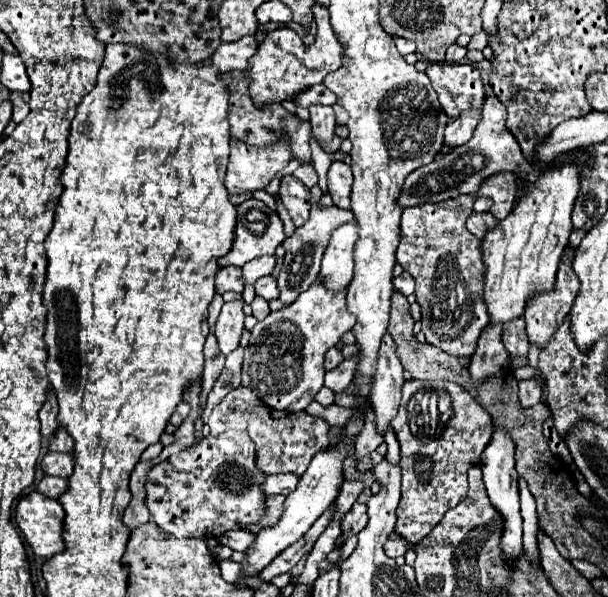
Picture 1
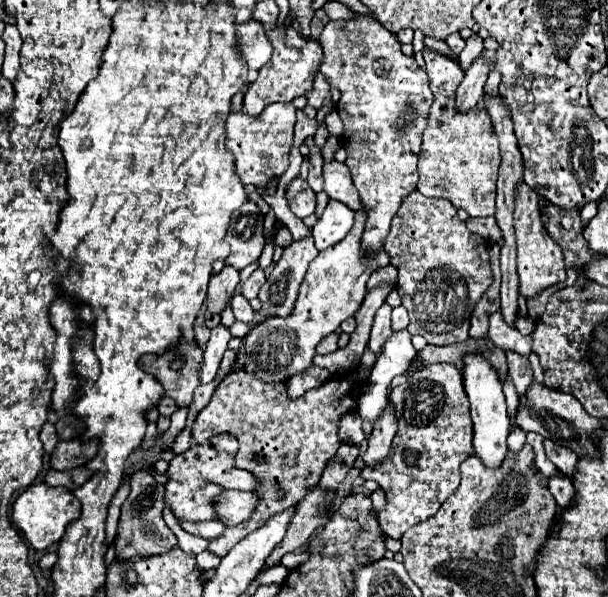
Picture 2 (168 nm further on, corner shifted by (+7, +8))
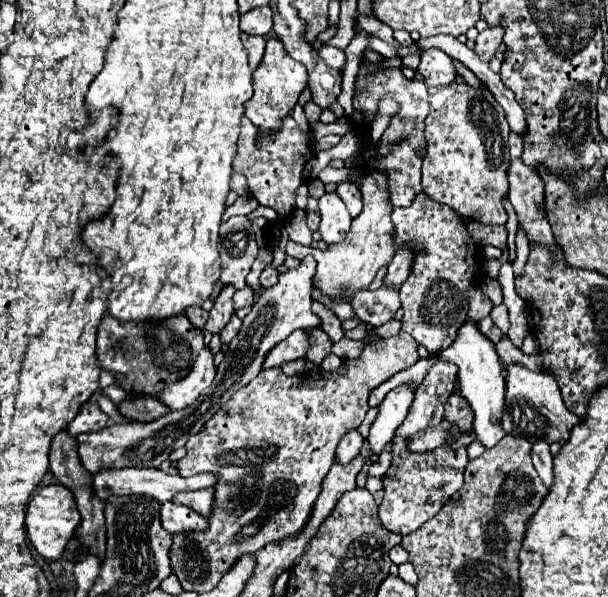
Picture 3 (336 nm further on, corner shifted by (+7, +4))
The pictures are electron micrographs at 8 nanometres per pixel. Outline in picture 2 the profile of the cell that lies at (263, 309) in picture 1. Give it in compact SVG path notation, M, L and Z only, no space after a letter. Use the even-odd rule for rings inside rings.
M235 295L235 297L231 299L231 305L233 305L233 313L235 313L235 319L237 319L237 321L245 321L245 323L253 321L255 309L249 305L249 301L247 301L243 295Z

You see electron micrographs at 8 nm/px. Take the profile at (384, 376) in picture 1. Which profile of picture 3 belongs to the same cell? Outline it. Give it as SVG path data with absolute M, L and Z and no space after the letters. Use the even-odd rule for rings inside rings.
M381 285L377 291L361 291L353 295L351 307L361 321L379 327L391 321L395 311L401 307L399 291L389 285Z

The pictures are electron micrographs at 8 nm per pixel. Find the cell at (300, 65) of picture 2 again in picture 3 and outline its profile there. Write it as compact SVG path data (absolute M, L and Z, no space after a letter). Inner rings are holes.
M269 39L265 47L265 55L261 59L261 65L253 71L253 89L255 95L251 101L247 101L245 117L251 119L251 123L261 133L277 133L281 129L281 119L287 117L297 103L301 91L307 85L307 69L299 61L293 61L289 53L285 53L279 39Z

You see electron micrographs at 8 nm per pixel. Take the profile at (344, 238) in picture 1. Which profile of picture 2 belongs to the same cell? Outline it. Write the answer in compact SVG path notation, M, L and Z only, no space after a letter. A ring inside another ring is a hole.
M329 199L323 215L319 217L319 221L311 229L313 239L315 239L315 247L319 251L325 251L325 249L337 245L353 227L353 217L355 217L353 209L349 209L341 201Z

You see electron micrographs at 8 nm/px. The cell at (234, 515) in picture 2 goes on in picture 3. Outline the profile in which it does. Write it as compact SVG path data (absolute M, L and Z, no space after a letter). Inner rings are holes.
M199 489L199 491L185 491L185 493L177 493L173 497L175 503L187 505L193 511L197 511L203 517L209 517L211 507L213 507L213 489Z

